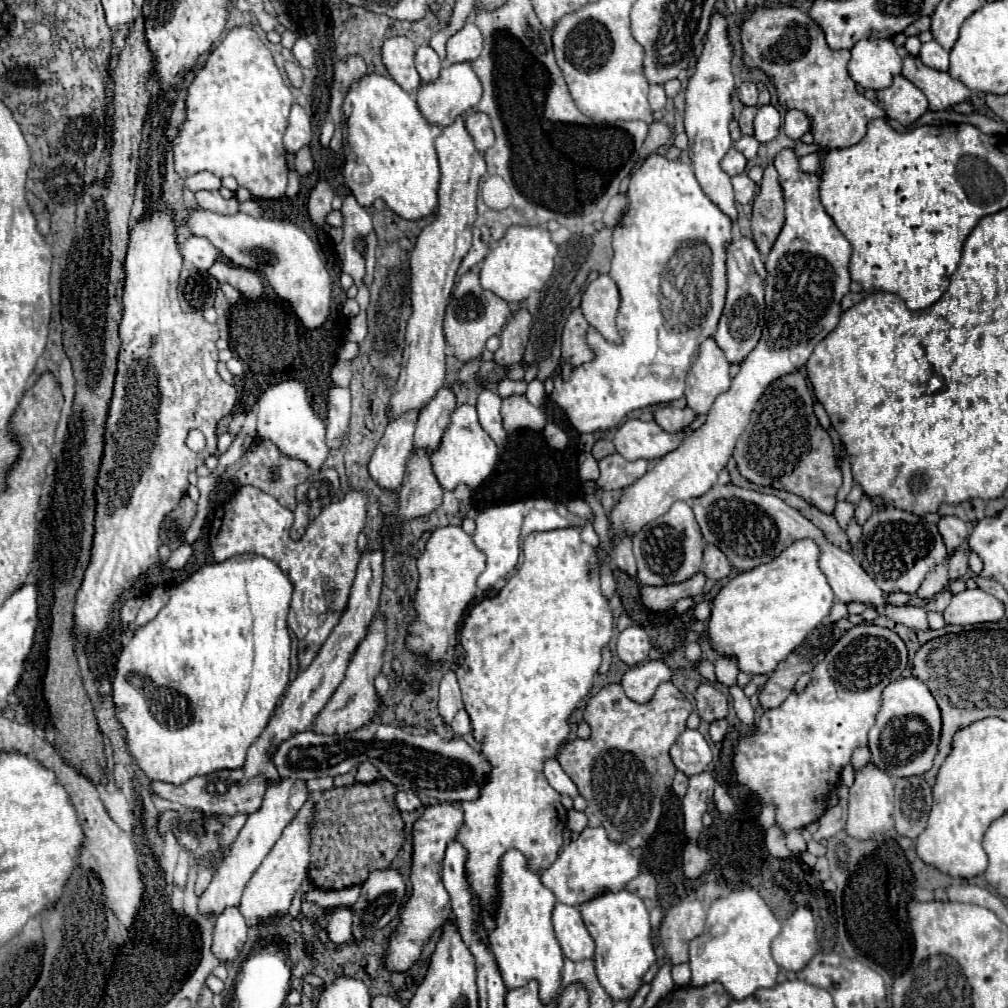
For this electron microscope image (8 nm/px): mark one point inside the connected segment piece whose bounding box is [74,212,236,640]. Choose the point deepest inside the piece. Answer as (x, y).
(166, 384)

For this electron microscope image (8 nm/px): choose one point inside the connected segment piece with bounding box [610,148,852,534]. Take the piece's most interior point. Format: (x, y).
(808, 275)

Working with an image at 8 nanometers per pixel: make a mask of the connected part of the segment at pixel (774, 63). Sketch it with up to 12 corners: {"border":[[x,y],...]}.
{"border":[[796,6],[756,8],[744,62],[848,148],[884,110],[864,98],[822,28]]}

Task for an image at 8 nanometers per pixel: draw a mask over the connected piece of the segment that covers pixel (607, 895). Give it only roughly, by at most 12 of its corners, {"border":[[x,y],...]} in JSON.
{"border":[[628,890],[580,904],[612,1000],[656,962],[648,910]]}

